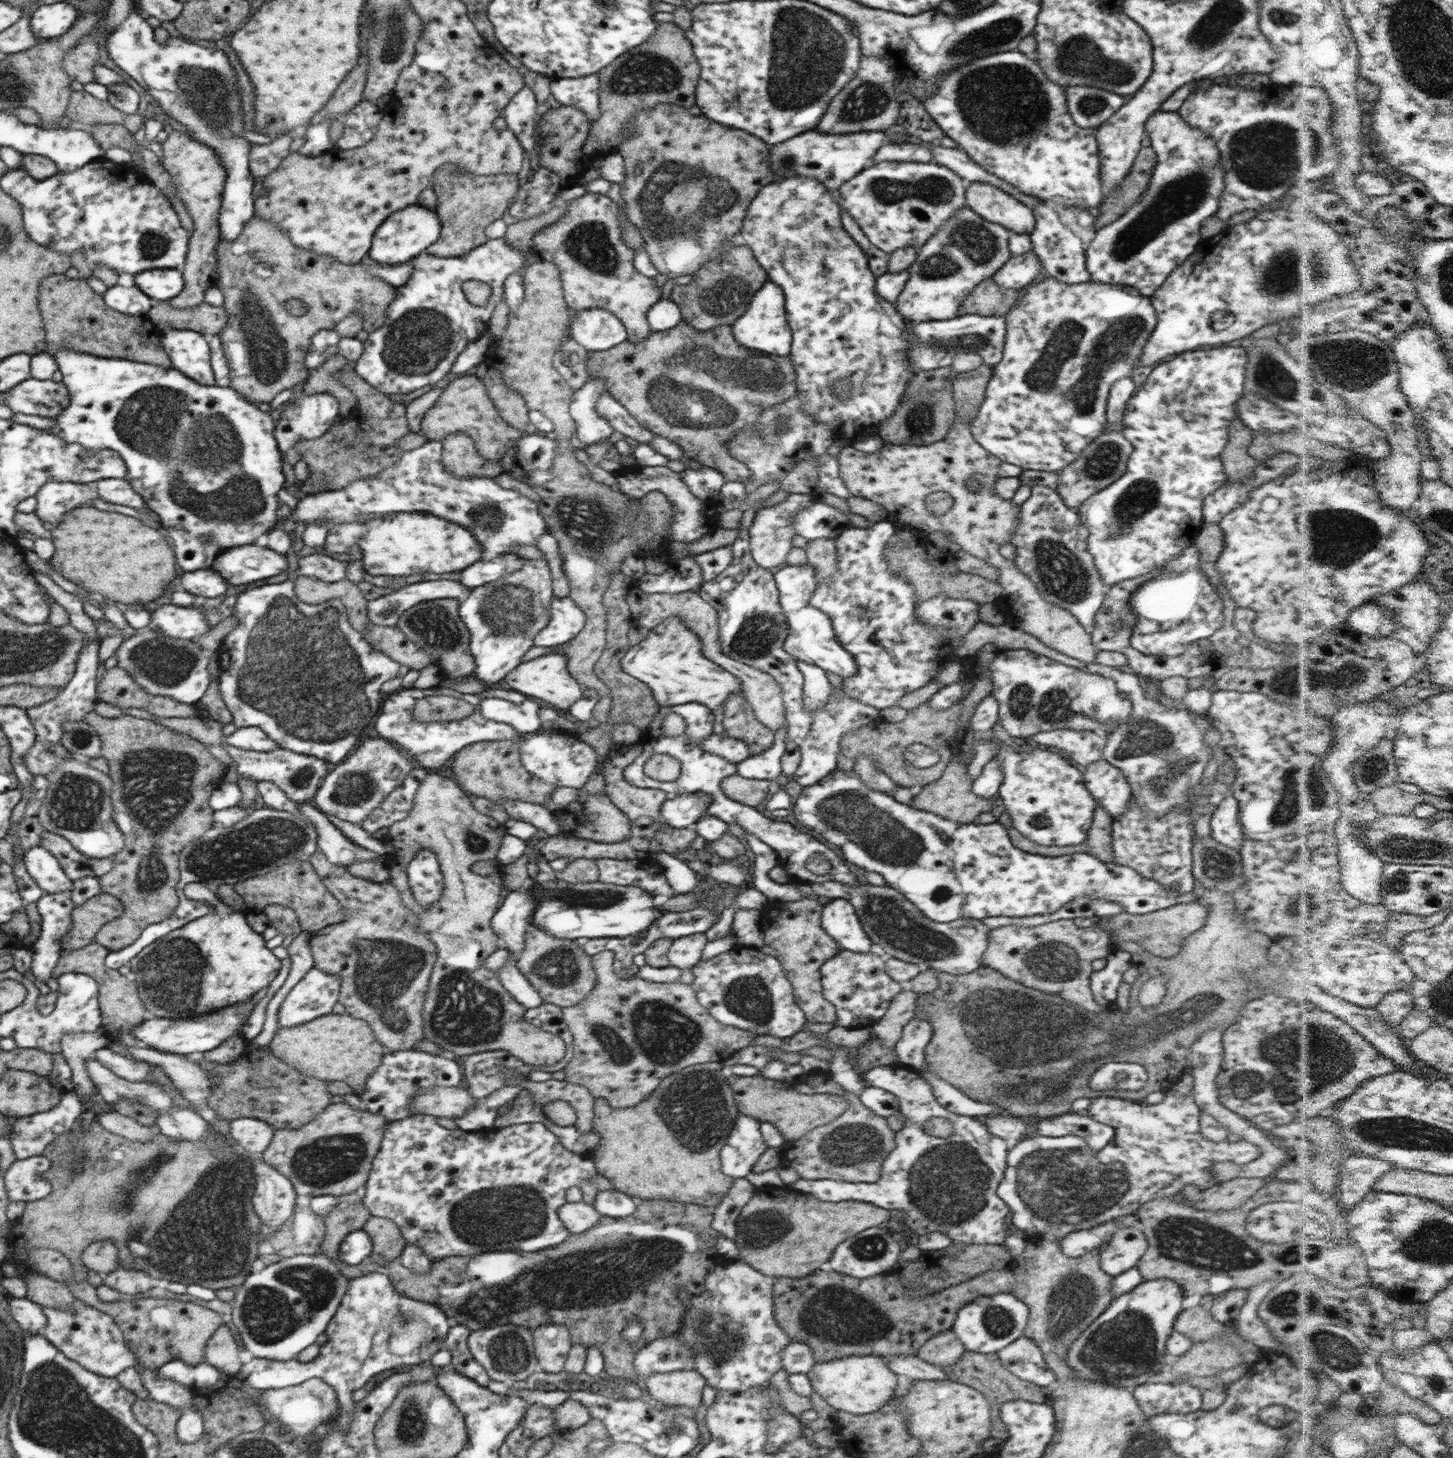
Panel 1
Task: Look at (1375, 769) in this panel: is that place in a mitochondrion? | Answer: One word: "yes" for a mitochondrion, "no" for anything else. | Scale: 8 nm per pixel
yes

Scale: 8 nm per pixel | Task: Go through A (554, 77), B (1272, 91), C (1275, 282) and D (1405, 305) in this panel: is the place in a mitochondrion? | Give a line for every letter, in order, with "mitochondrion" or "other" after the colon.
A: other
B: other
C: mitochondrion
D: other

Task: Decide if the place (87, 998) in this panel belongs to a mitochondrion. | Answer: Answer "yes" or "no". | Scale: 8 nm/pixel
no

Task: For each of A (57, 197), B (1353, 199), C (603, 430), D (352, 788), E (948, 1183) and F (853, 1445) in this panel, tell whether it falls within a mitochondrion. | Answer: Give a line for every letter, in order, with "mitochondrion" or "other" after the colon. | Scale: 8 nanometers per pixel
A: other
B: other
C: other
D: mitochondrion
E: mitochondrion
F: other

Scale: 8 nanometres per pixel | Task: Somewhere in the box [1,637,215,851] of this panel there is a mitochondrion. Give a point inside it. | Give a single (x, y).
(77, 803)

